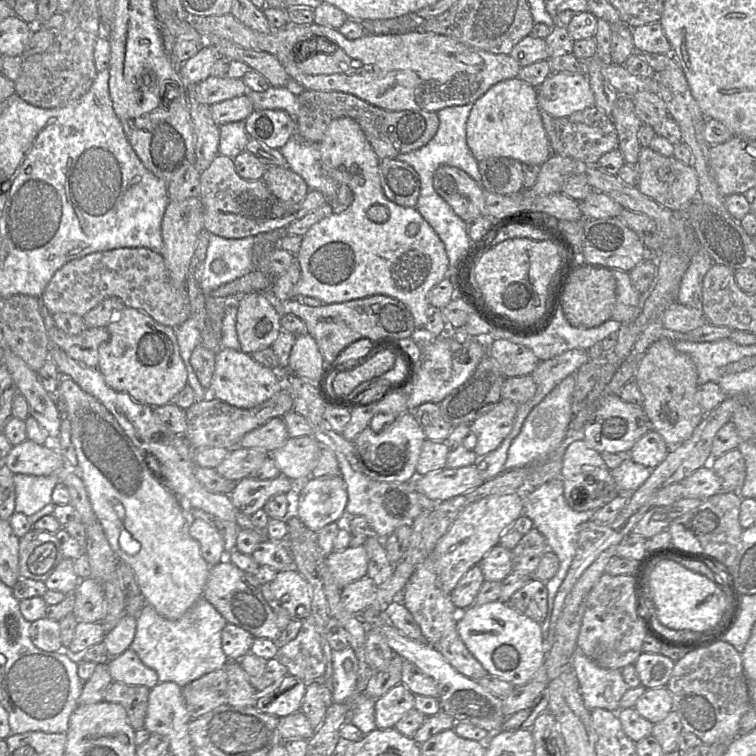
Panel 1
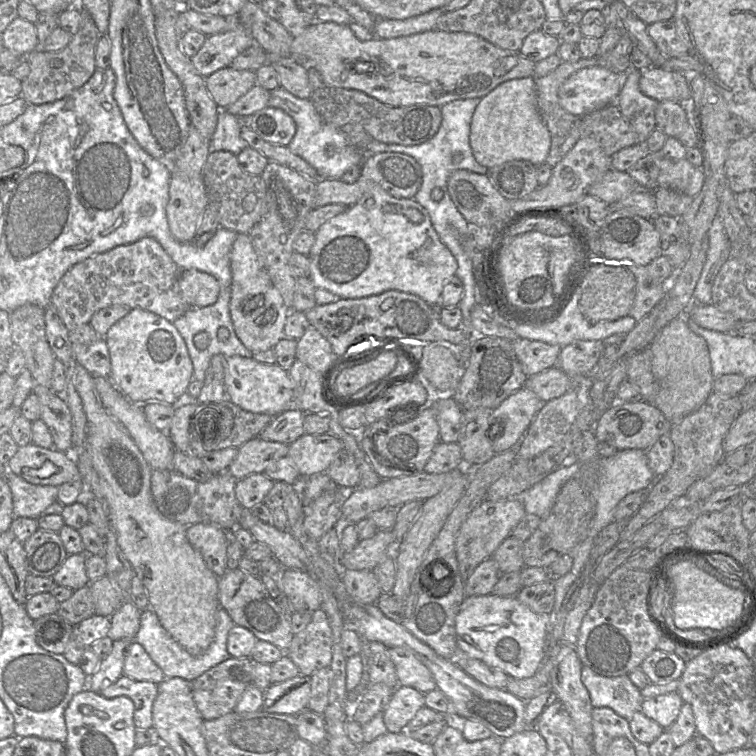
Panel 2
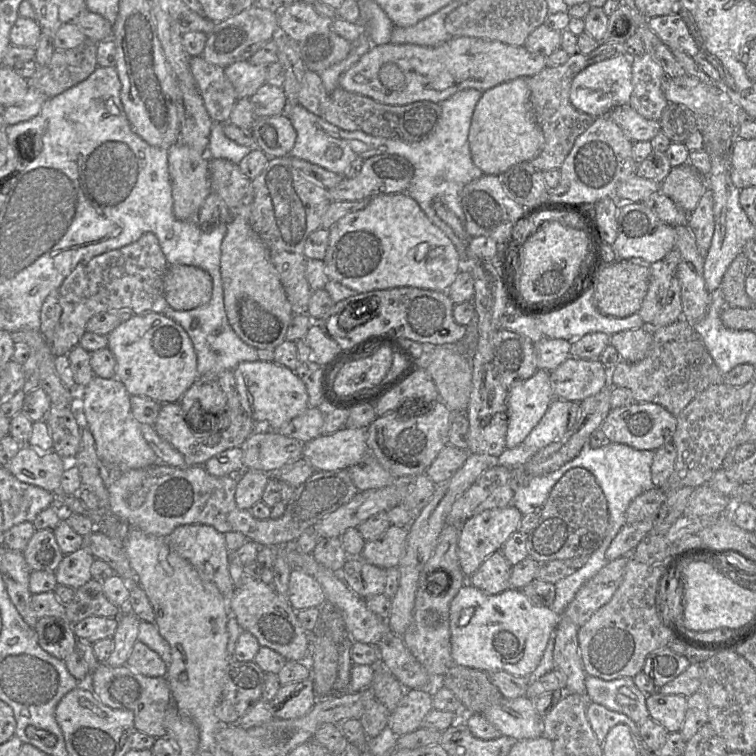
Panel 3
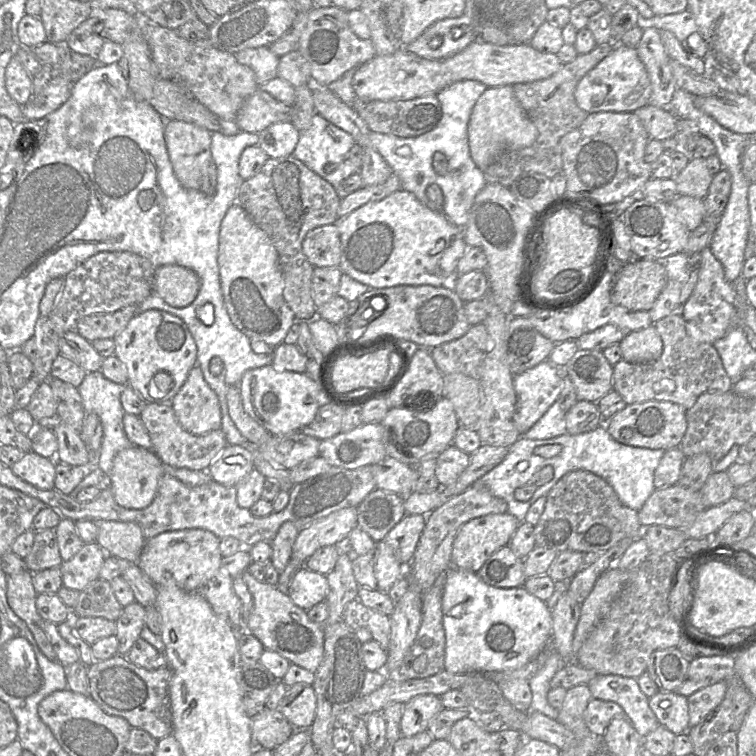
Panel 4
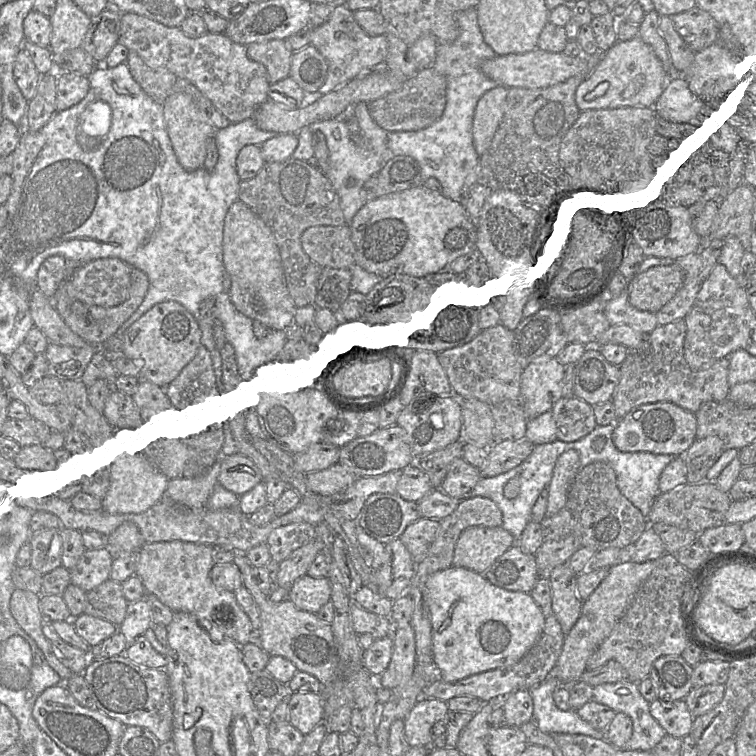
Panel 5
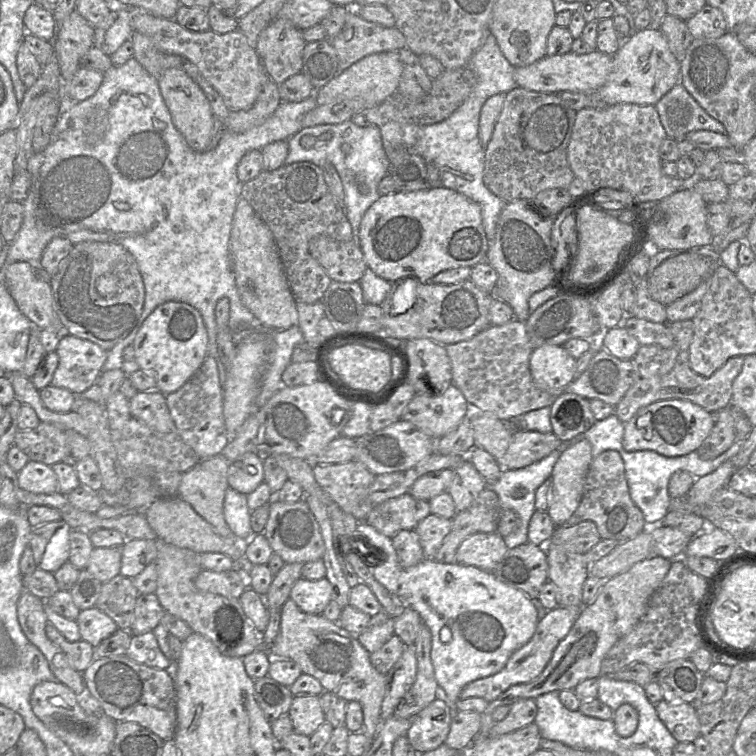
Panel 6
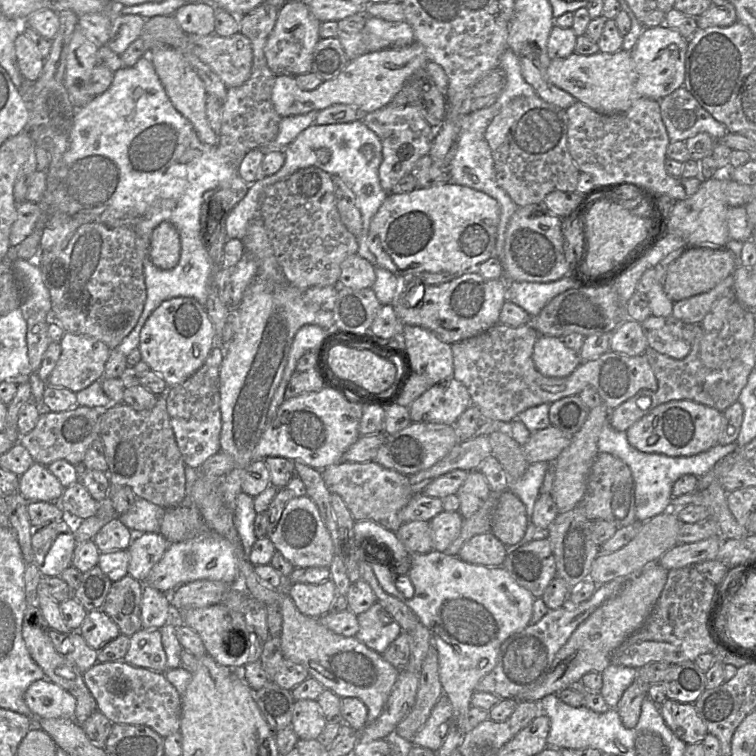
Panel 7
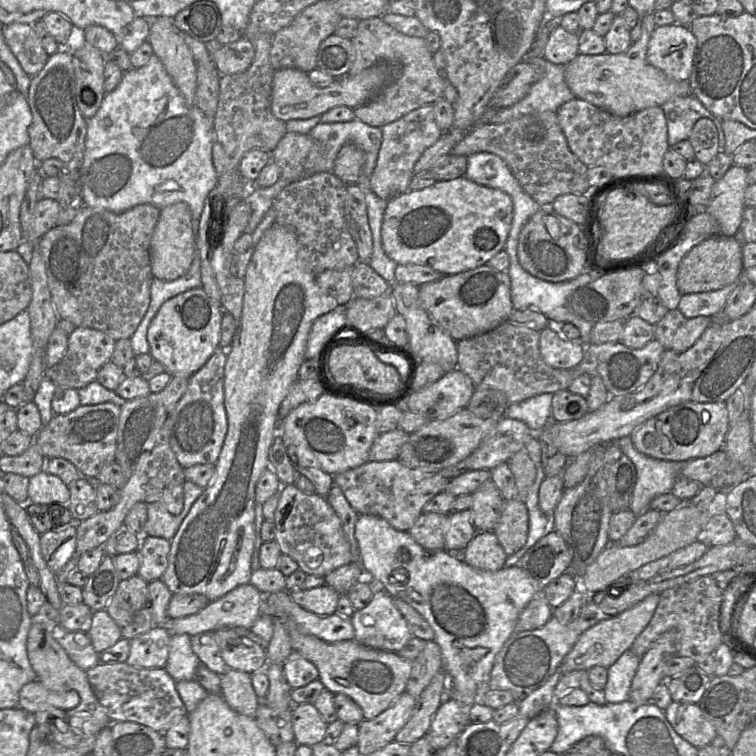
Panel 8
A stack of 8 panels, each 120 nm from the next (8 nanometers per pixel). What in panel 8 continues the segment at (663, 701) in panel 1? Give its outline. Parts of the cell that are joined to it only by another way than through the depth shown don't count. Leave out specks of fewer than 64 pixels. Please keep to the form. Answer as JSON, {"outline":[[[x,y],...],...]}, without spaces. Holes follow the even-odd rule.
{"outline":[[[672,701],[664,713],[675,732],[697,749],[711,744],[718,735],[715,727],[705,718],[696,703]]]}

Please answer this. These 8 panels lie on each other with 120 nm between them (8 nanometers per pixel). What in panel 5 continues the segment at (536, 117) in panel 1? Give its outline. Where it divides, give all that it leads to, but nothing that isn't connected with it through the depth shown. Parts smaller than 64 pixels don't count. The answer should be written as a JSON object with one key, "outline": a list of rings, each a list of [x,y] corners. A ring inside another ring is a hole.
{"outline":[[[498,85],[478,101],[473,117],[472,136],[476,153],[481,157],[490,147],[504,112],[508,88]]]}

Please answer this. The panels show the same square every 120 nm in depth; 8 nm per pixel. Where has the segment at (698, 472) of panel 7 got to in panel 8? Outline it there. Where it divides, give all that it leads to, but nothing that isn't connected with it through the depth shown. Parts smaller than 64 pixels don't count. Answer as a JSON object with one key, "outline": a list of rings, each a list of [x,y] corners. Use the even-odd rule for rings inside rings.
{"outline":[[[630,436],[615,442],[636,469],[636,484],[628,509],[636,517],[643,515],[650,509],[650,503],[655,497],[671,492],[680,478],[684,461],[668,461],[647,456],[636,450]]]}

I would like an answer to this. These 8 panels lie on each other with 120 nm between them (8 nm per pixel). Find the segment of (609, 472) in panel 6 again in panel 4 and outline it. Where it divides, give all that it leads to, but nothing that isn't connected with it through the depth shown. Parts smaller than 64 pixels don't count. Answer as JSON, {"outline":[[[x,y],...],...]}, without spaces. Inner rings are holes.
{"outline":[[[584,469],[565,474],[546,495],[544,510],[534,525],[535,546],[555,551],[606,551],[624,538],[638,538],[644,530],[638,511],[621,503],[600,476]]]}

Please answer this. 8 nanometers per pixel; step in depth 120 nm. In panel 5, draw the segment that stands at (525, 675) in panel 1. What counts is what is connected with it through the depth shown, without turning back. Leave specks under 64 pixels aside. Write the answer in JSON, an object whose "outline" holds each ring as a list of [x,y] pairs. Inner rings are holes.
{"outline":[[[451,565],[431,574],[426,587],[432,624],[433,659],[437,677],[443,681],[455,682],[480,672],[513,665],[528,652],[543,632],[546,617],[530,593],[495,586],[483,574],[473,570]]]}

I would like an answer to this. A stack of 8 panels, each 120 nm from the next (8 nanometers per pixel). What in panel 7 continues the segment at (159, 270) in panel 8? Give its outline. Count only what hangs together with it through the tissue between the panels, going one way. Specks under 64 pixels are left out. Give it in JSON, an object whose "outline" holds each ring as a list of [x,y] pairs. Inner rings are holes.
{"outline":[[[161,222],[152,232],[148,256],[159,269],[171,270],[179,262],[181,242],[178,231],[170,222]]]}

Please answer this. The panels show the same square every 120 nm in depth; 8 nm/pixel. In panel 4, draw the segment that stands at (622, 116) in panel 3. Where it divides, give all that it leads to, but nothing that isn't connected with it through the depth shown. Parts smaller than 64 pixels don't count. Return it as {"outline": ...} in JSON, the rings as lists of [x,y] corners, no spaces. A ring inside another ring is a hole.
{"outline":[[[646,105],[636,109],[633,113],[642,122],[650,139],[663,141],[673,138],[676,133],[678,117],[665,108]]]}

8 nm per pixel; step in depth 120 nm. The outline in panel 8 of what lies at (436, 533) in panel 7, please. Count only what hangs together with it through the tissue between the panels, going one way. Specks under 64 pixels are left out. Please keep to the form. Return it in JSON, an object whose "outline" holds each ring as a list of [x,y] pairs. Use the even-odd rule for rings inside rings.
{"outline":[[[469,509],[453,511],[446,515],[444,549],[448,552],[461,553],[476,533],[477,529]]]}

